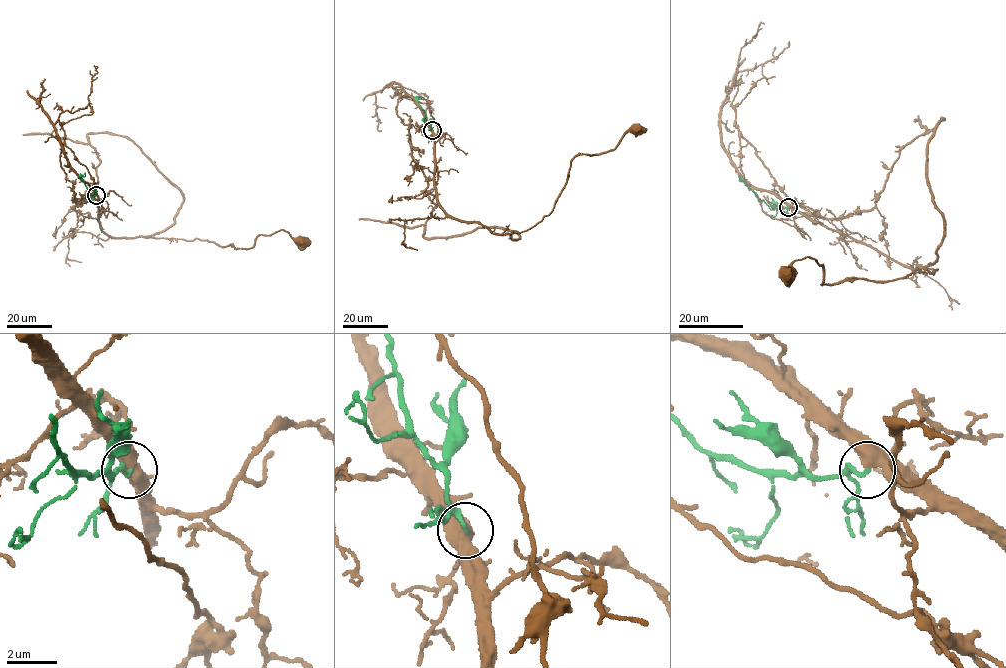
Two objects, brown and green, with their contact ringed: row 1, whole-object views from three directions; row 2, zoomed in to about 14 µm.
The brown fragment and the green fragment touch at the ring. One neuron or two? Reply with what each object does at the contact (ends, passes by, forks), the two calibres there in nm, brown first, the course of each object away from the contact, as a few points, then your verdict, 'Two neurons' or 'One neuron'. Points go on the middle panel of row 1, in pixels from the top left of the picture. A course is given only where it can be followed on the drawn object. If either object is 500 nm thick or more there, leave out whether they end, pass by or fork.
At the ring brown forks. At the ring green passes by. Thickness 400 nm (brown) against 120 nm. Course of brown: (432, 131), (441, 208), (497, 235), (539, 222), (576, 156), (610, 151), (636, 129). Course of green: (432, 131), (417, 100), (420, 95). Two neurons

